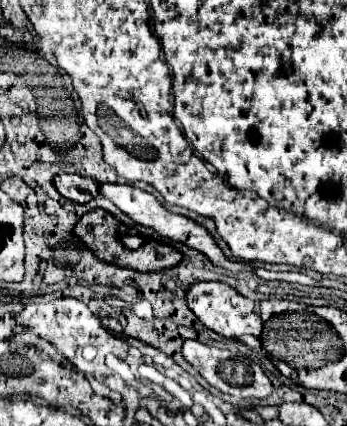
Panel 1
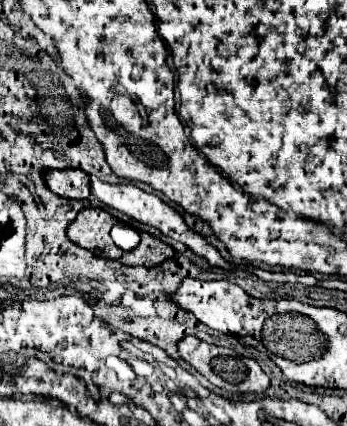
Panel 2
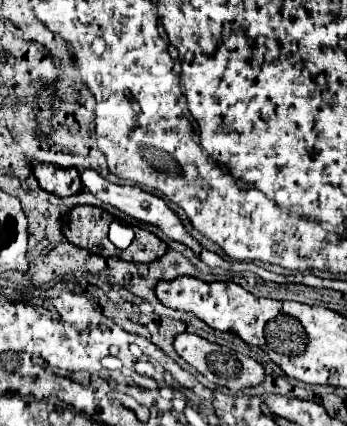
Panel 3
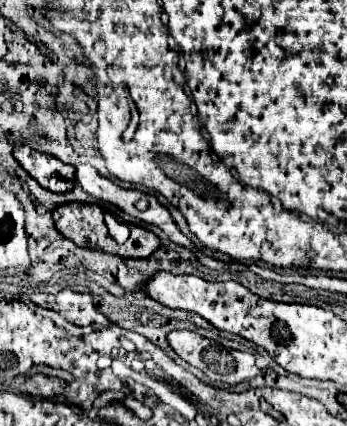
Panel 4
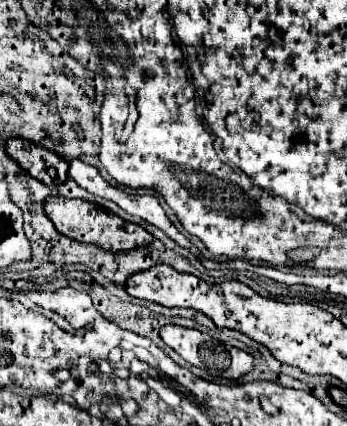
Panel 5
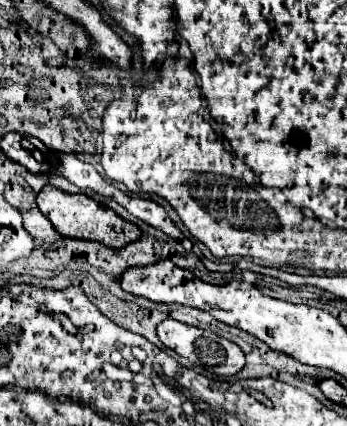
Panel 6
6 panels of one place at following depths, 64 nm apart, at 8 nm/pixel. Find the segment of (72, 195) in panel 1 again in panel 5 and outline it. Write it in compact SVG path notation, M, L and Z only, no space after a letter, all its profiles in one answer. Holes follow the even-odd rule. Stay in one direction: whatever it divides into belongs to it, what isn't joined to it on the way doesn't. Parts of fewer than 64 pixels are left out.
M10 138L6 140L4 148L12 160L16 160L26 172L36 176L36 180L40 180L42 184L52 186L66 182L68 164L60 154L24 138Z

